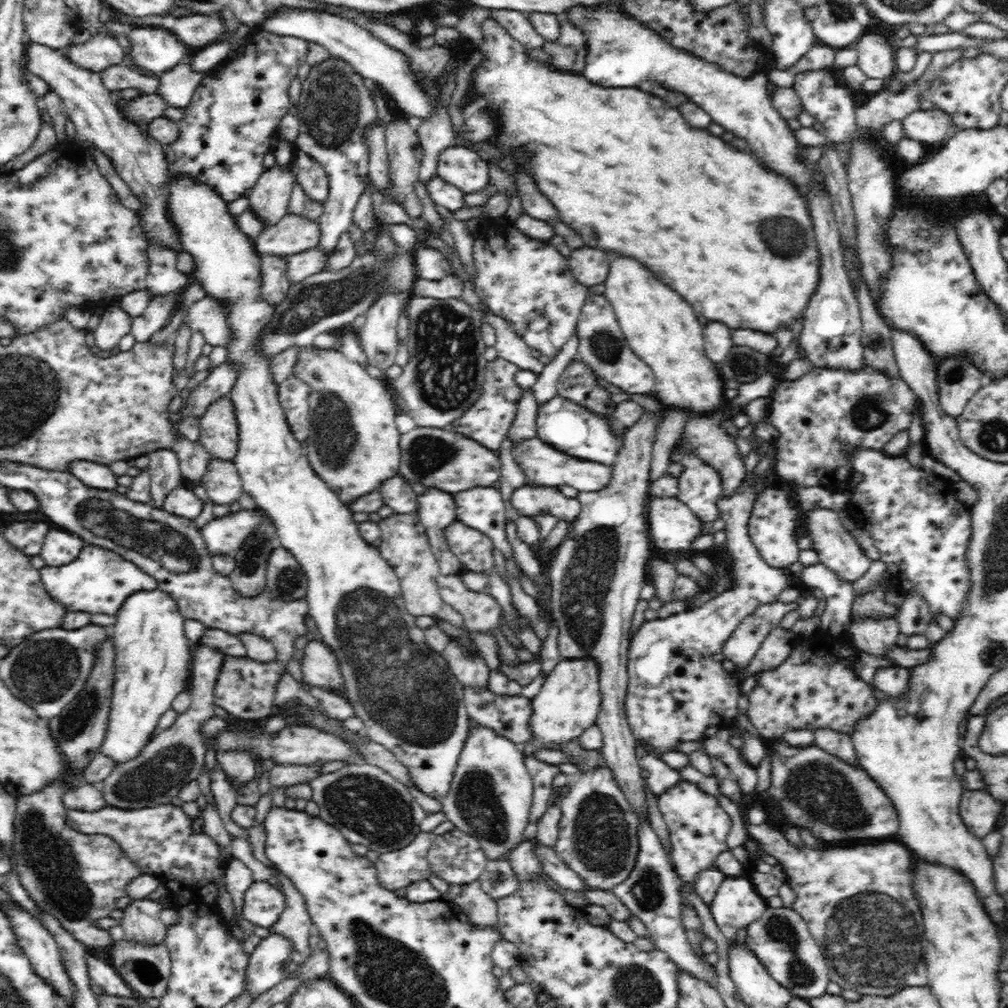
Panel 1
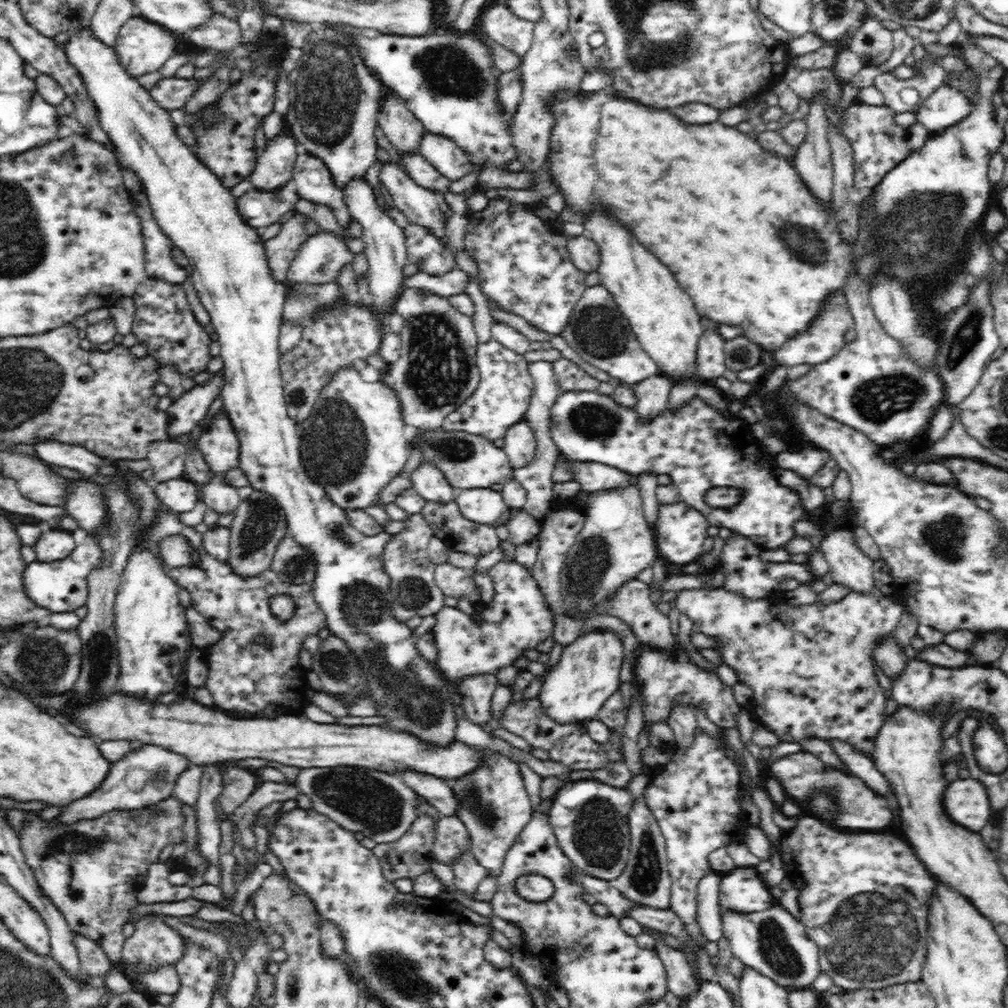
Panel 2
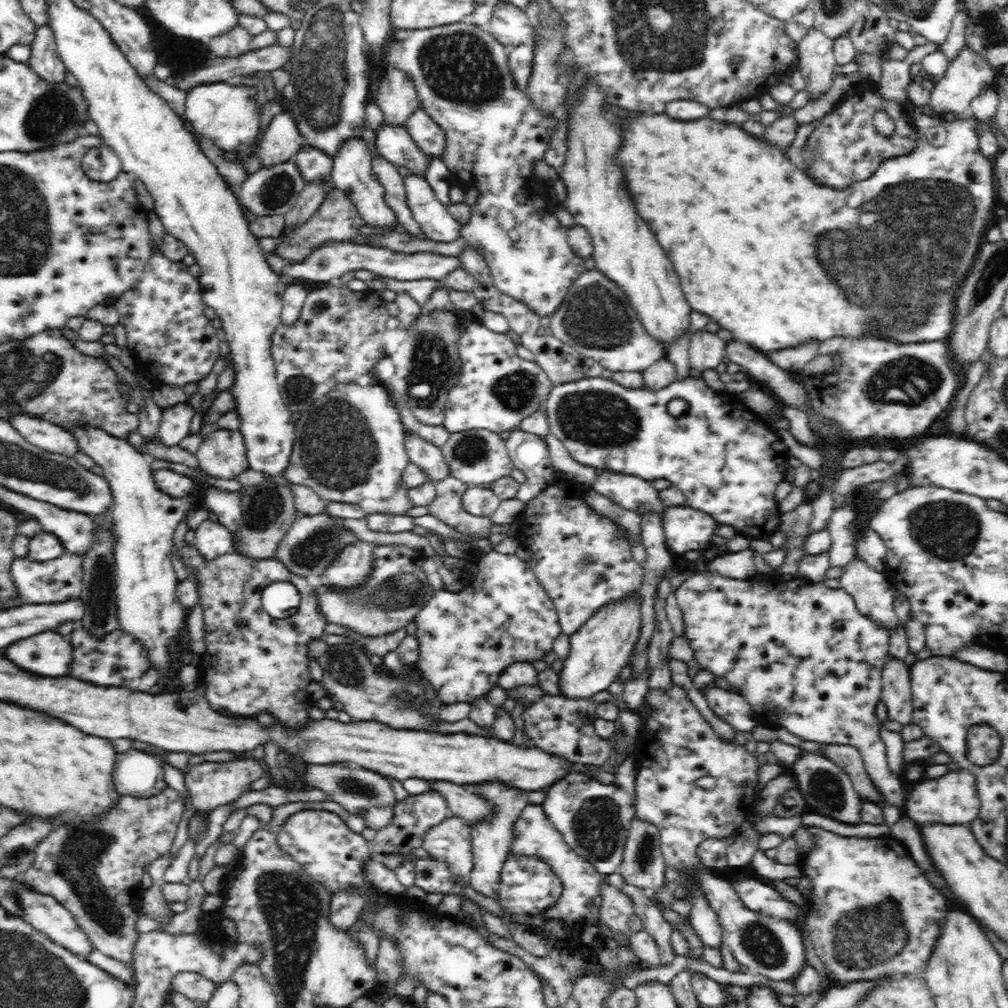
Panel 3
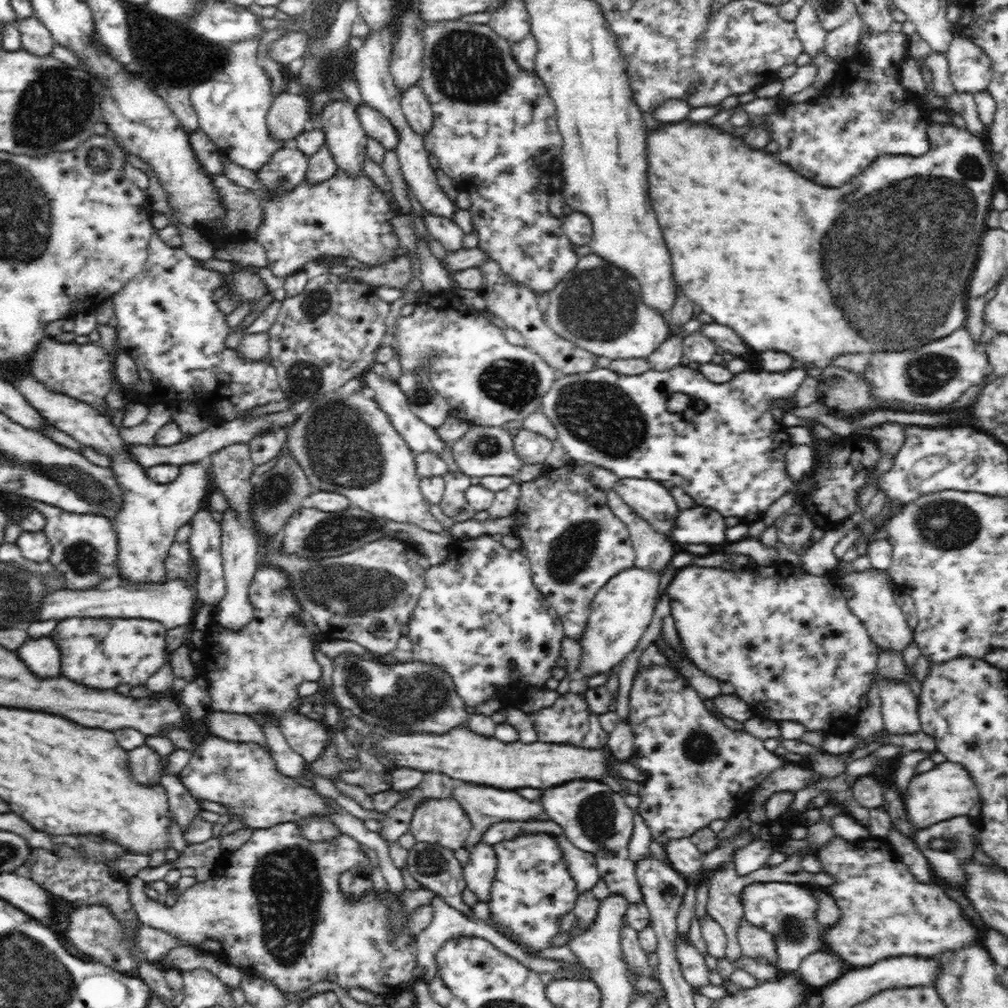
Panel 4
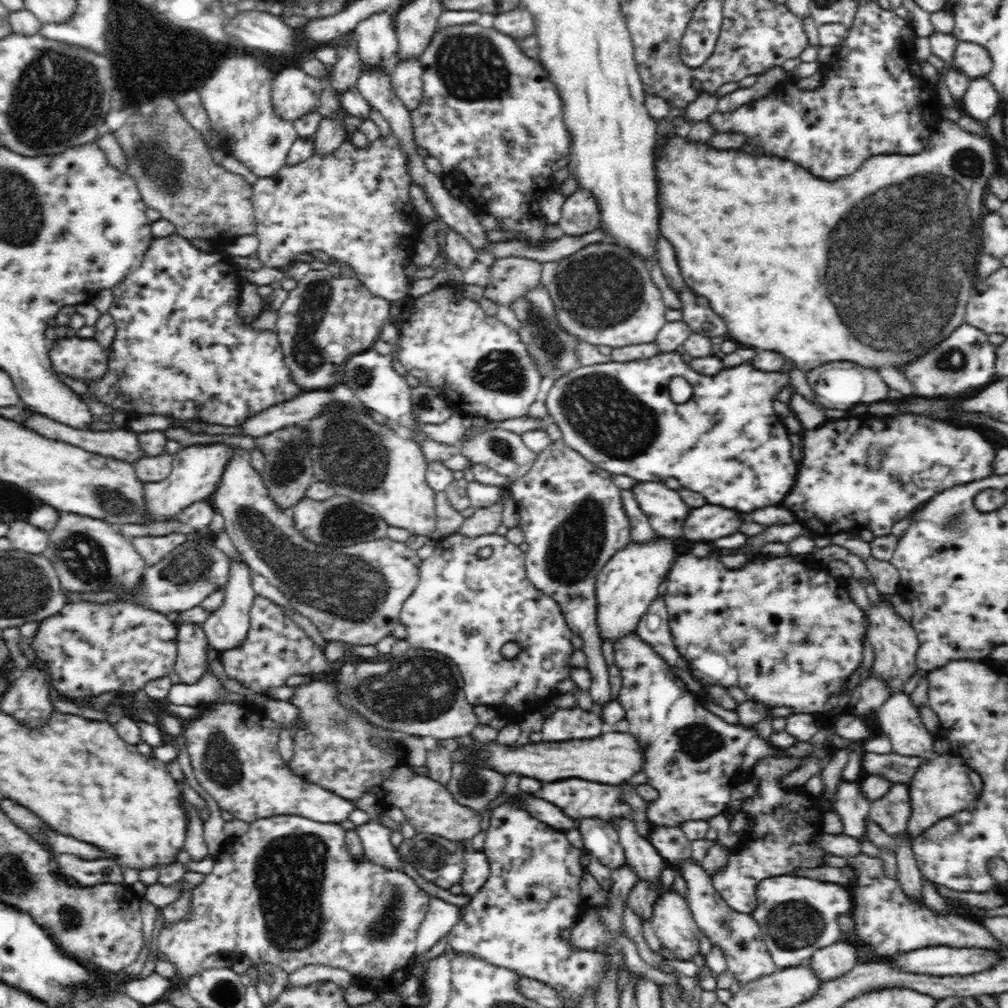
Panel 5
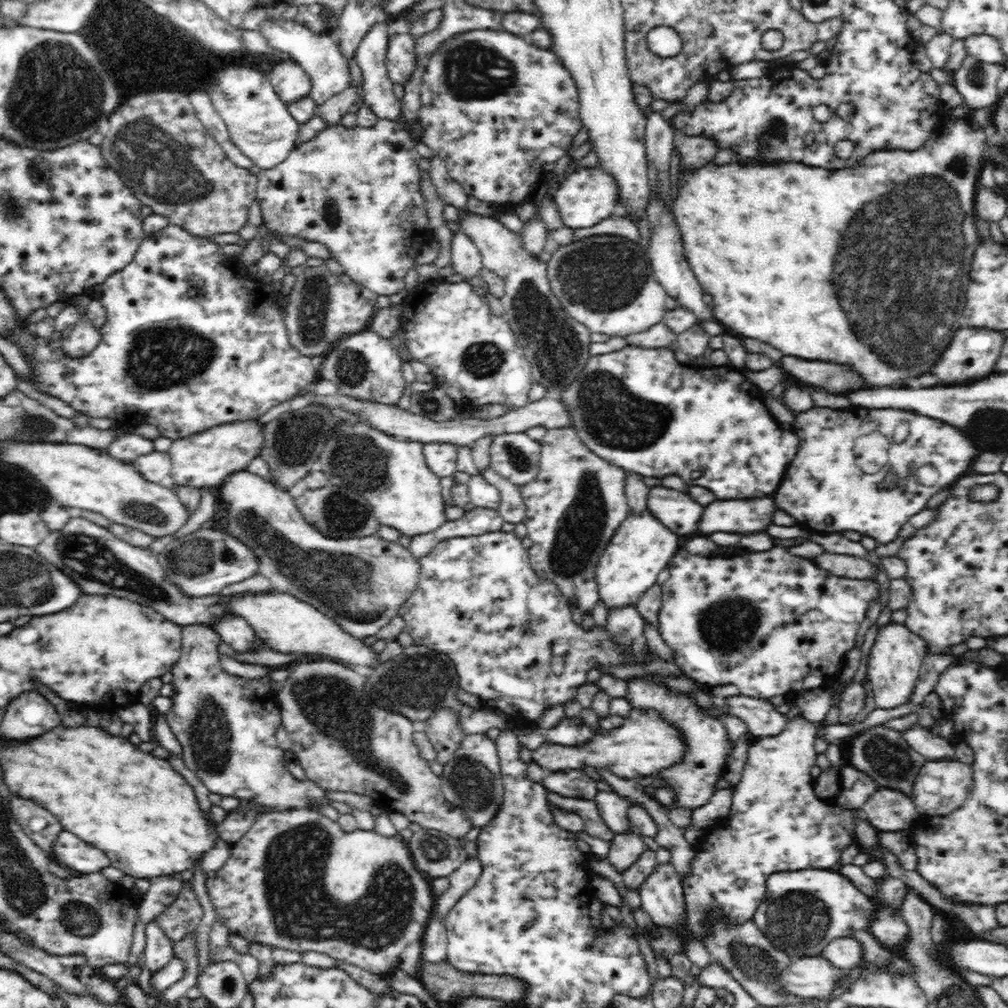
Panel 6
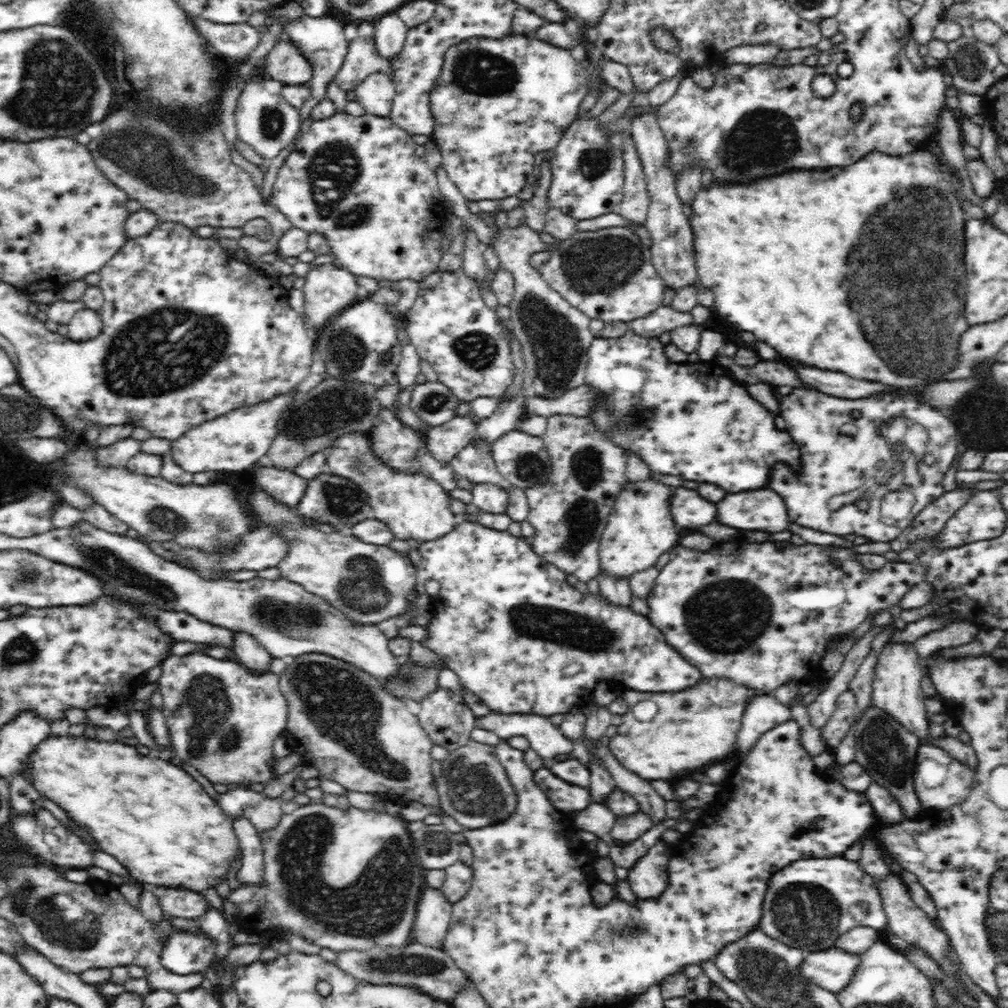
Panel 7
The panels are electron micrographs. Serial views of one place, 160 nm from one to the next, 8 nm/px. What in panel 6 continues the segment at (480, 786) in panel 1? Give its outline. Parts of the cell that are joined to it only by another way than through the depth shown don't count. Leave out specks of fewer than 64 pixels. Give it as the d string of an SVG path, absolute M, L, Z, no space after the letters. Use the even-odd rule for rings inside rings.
M467 857L466 860L447 877L450 888L436 897L434 914L444 922L448 911L476 884L481 875L480 859Z

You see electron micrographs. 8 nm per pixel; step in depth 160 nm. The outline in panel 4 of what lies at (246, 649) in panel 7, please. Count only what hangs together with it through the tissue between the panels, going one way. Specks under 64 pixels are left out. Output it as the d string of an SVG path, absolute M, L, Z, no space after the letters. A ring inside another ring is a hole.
M236 511L223 513L221 525L221 556L223 559L223 575L225 578L226 594L216 605L215 619L218 625L226 629L240 629L253 622L253 608L248 598L248 586L252 582L252 576L256 572L259 555L258 542L254 531L244 527L240 521L240 515Z

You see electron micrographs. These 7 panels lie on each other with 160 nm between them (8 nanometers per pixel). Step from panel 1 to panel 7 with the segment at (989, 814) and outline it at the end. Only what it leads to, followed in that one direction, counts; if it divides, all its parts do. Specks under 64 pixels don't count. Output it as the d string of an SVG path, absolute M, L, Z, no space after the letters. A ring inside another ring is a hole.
M920 744L920 750L917 750L917 767L914 772L914 786L918 799L924 810L945 811L952 806L962 804L971 793L972 780L974 772L971 768L954 760L944 748L932 748Z

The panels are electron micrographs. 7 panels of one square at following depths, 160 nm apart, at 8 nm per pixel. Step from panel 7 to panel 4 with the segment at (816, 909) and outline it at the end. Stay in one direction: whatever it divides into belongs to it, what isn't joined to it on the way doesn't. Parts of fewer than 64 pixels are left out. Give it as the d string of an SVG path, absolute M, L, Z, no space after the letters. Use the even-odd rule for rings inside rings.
M768 880L746 886L739 894L739 900L745 919L775 938L782 973L787 970L796 972L805 956L822 951L826 926L816 922L818 900L812 890L794 883Z

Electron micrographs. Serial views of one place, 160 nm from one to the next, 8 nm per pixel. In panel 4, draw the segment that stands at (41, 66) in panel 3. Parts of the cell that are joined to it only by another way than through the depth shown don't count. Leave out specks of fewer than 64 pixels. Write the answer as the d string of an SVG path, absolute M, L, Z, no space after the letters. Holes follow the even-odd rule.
M35 17L20 19L17 30L22 38L24 50L40 57L52 57L56 46L51 33Z

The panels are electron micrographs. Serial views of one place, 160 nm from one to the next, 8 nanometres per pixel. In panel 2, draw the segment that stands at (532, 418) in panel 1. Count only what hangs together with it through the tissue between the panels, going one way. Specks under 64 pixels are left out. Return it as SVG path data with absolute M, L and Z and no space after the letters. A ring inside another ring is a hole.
M524 418L506 431L500 445L514 469L525 467L534 458L537 449L534 429Z

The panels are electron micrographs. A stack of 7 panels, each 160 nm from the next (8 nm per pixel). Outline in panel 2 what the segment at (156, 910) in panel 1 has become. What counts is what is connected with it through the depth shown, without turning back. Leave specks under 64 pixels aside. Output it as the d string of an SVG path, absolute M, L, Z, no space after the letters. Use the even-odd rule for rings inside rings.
M157 915L144 917L135 923L135 931L131 937L126 938L121 953L123 965L174 966L184 954L184 945L178 931L166 924L162 916Z

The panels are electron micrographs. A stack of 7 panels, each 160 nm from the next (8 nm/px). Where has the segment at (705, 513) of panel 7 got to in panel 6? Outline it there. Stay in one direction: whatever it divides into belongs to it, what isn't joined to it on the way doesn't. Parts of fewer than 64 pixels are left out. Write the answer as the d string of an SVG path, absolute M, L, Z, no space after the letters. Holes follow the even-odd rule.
M652 488L648 494L648 506L652 504L652 512L668 524L668 529L676 534L690 534L696 530L704 506L694 502L690 496L670 490L670 488Z

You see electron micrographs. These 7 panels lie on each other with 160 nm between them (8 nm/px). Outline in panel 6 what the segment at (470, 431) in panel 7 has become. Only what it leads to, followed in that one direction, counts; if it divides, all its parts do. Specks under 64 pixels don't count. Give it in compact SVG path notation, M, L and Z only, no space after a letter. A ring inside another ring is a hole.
M454 443L423 444L424 460L432 473L440 480L452 476L456 470L457 450L460 446Z

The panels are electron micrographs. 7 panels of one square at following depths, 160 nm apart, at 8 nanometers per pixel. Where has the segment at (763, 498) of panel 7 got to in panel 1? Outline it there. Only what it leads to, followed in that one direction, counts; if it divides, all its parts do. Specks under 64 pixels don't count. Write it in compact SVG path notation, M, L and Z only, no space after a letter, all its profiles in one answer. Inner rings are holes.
M650 496L647 503L649 535L661 552L692 552L692 542L702 533L702 522L676 497Z

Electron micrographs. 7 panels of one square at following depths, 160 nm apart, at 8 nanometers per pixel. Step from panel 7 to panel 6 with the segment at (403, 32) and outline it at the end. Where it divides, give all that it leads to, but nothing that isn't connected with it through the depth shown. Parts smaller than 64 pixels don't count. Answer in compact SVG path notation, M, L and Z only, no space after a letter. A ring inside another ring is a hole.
M396 34L390 38L390 46L386 53L387 72L394 85L408 84L417 69L416 44L413 36Z

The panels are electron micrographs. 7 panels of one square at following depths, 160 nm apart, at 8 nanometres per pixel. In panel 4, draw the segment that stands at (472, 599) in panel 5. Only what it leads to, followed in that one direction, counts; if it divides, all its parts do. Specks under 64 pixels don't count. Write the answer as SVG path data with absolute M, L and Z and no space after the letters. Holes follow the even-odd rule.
M484 535L478 537L478 540L466 540L462 542L462 546L466 546L466 554L460 556L460 568L458 568L458 542L454 539L452 542L452 550L448 554L448 560L442 566L431 566L430 570L425 572L425 587L421 592L417 605L411 612L411 618L408 622L410 628L409 639L413 644L413 660L434 665L436 669L440 667L442 671L448 673L448 677L456 687L456 693L466 702L467 706L476 706L484 700L490 700L496 694L502 696L515 696L514 690L520 690L520 686L524 684L532 684L532 686L542 686L546 680L550 680L552 670L556 668L556 660L560 658L560 644L564 640L565 633L562 622L559 620L556 612L552 609L545 596L537 590L532 578L532 565L529 564L528 557L522 556L518 551L510 551L502 546L501 542L496 542L491 536ZM510 662L515 662L515 673L510 671Z

